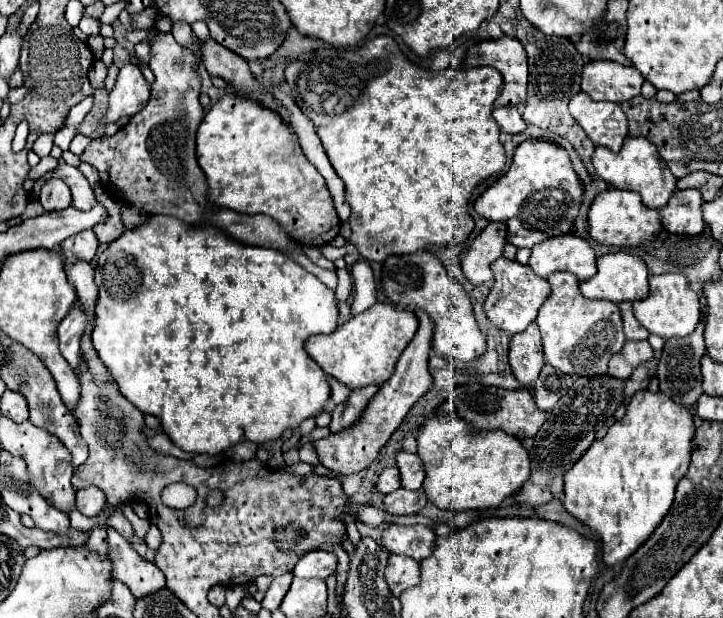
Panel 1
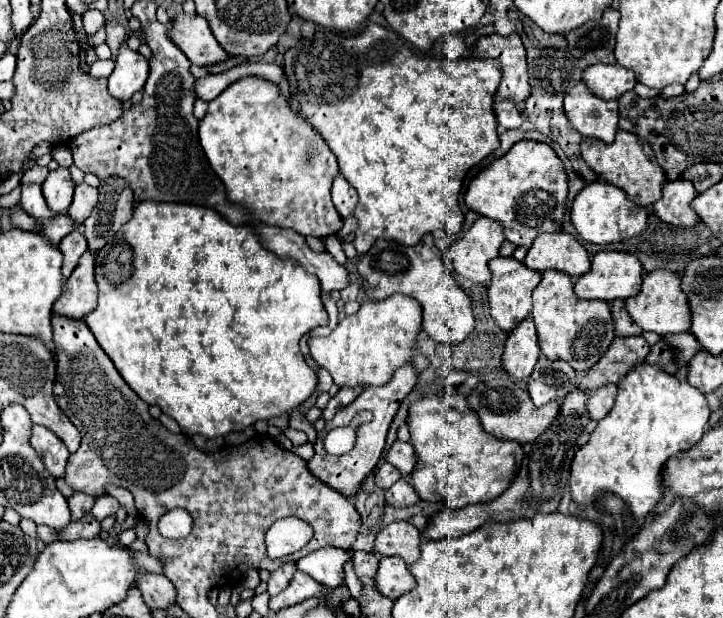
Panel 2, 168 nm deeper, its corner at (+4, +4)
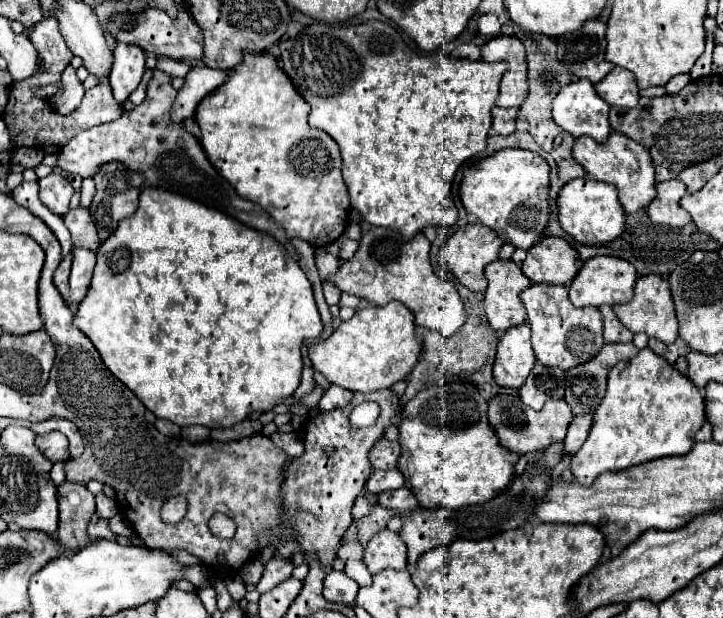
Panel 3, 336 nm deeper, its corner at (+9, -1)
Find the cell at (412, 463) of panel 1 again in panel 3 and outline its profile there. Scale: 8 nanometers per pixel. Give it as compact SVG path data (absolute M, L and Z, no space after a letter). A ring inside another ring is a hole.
M378 439L368 453L368 459L370 459L374 469L396 467L398 457L400 457L400 443L398 441L388 441L388 439Z

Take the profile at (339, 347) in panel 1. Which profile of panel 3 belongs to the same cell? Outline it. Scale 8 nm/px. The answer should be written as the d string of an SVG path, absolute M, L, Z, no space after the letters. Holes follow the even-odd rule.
M390 301L384 307L358 309L354 317L344 321L326 341L318 341L308 347L312 367L318 373L334 385L362 393L388 389L396 381L406 379L418 363L420 353L422 343L416 339L414 317L400 301Z

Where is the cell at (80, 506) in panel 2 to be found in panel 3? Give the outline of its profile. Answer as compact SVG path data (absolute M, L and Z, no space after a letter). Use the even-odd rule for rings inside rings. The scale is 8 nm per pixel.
M64 481L58 487L58 503L60 503L58 539L72 551L88 547L92 541L86 529L90 517L96 513L94 495L80 483Z

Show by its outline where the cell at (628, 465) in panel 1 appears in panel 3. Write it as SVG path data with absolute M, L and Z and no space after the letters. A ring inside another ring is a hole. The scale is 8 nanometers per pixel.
M646 347L632 361L610 369L606 395L592 413L588 439L572 457L572 473L578 483L592 485L604 471L626 469L666 455L684 455L692 449L694 435L704 421L704 397L698 387Z

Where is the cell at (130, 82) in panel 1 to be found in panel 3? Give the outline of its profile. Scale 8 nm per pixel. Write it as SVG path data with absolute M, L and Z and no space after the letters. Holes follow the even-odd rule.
M118 43L114 49L114 67L110 73L110 87L114 91L114 99L122 105L128 95L140 85L142 75L146 71L146 53L140 47Z

